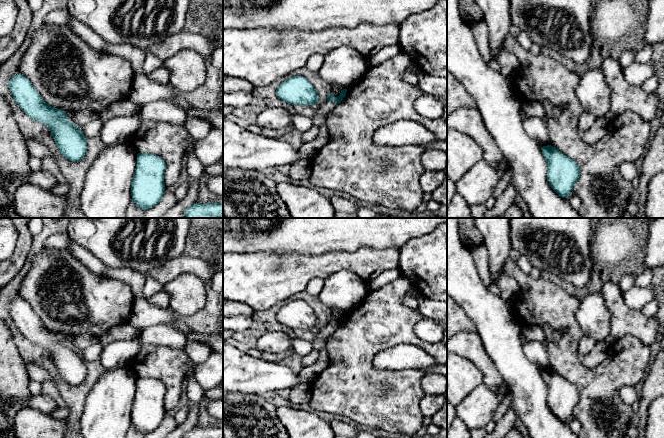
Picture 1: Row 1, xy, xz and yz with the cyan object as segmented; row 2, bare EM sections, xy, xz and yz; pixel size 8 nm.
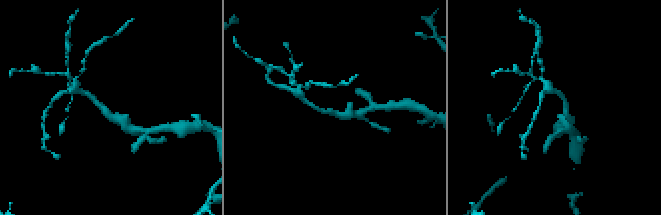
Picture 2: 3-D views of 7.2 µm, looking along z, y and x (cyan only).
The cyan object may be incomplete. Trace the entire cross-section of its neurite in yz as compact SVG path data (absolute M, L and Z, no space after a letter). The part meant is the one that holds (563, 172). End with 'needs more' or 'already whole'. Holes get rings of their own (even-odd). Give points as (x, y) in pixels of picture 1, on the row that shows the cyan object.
M551 145L541 147L547 162L547 180L551 188L562 198L568 198L580 177L580 168L567 155Z; already whole

